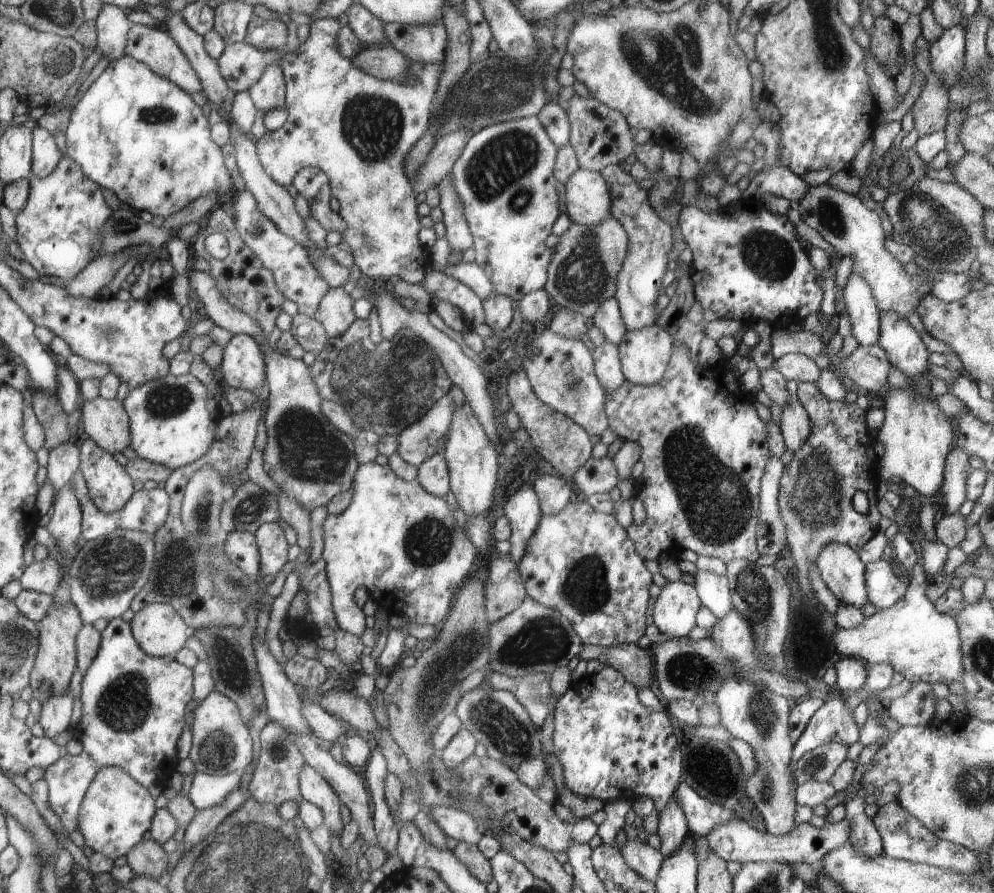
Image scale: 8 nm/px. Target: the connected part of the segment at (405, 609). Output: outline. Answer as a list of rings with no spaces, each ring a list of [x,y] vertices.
[[[376,461],[358,465],[353,476],[353,487],[351,489],[353,490],[352,502],[346,507],[346,510],[343,510],[342,514],[339,515],[329,514],[323,522],[324,542],[322,558],[326,561],[326,574],[329,587],[331,588],[331,601],[339,627],[353,634],[355,638],[359,638],[362,632],[364,632],[367,618],[362,609],[356,605],[356,600],[354,600],[354,592],[356,592],[356,588],[360,588],[360,586],[367,588],[369,596],[374,602],[386,610],[388,616],[396,614],[406,616],[406,618],[409,618],[409,621],[414,624],[442,626],[457,590],[461,587],[461,584],[469,578],[468,574],[470,574],[470,568],[472,568],[472,564],[474,564],[477,549],[475,544],[467,537],[465,530],[458,525],[454,514],[450,512],[450,505],[445,502],[445,498],[440,498],[426,492],[417,479],[407,481],[403,478],[398,478],[398,475],[390,468],[390,465],[379,465]]]

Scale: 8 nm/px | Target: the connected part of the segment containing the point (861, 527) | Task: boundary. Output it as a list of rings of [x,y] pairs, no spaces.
[[[800,381],[797,383],[798,400],[808,413],[811,431],[807,441],[794,453],[794,460],[785,468],[779,484],[779,511],[787,528],[787,544],[792,550],[793,558],[799,572],[800,590],[808,600],[815,599],[808,578],[808,569],[814,565],[821,548],[828,543],[842,543],[859,550],[880,530],[882,515],[876,505],[878,484],[878,456],[874,445],[876,440],[870,434],[866,424],[867,411],[855,402],[831,401],[826,398],[816,383]]]

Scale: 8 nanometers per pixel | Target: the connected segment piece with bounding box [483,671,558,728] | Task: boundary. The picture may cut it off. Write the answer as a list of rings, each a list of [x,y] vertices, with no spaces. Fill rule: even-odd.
[[[492,671],[483,686],[512,692],[538,728],[542,727],[550,708],[555,706],[558,700],[552,694],[548,675],[544,673],[531,672],[521,677],[509,677]]]

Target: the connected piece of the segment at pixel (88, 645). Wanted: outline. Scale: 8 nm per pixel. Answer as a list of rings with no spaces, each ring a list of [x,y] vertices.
[[[85,623],[77,634],[77,662],[78,674],[74,674],[74,686],[69,686],[74,692],[80,690],[82,676],[90,668],[93,658],[98,652],[101,641],[101,632],[98,632],[91,623]]]

